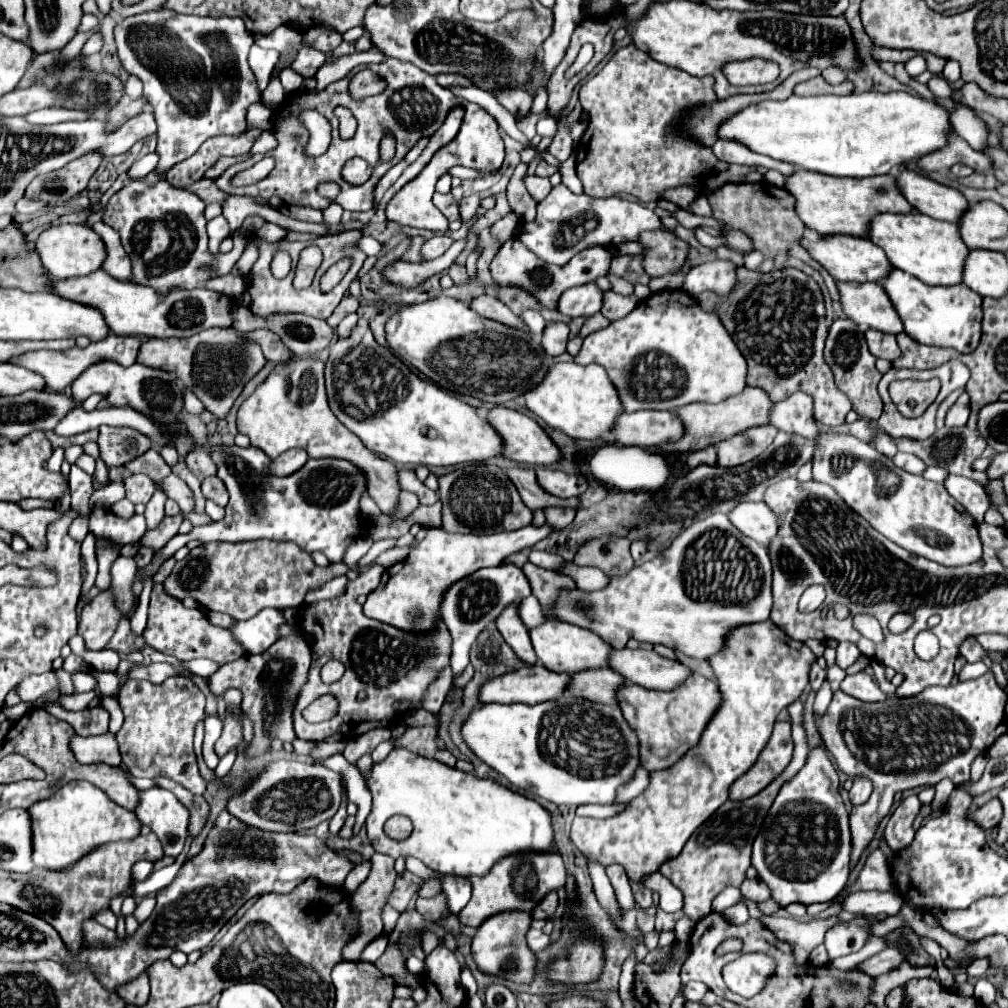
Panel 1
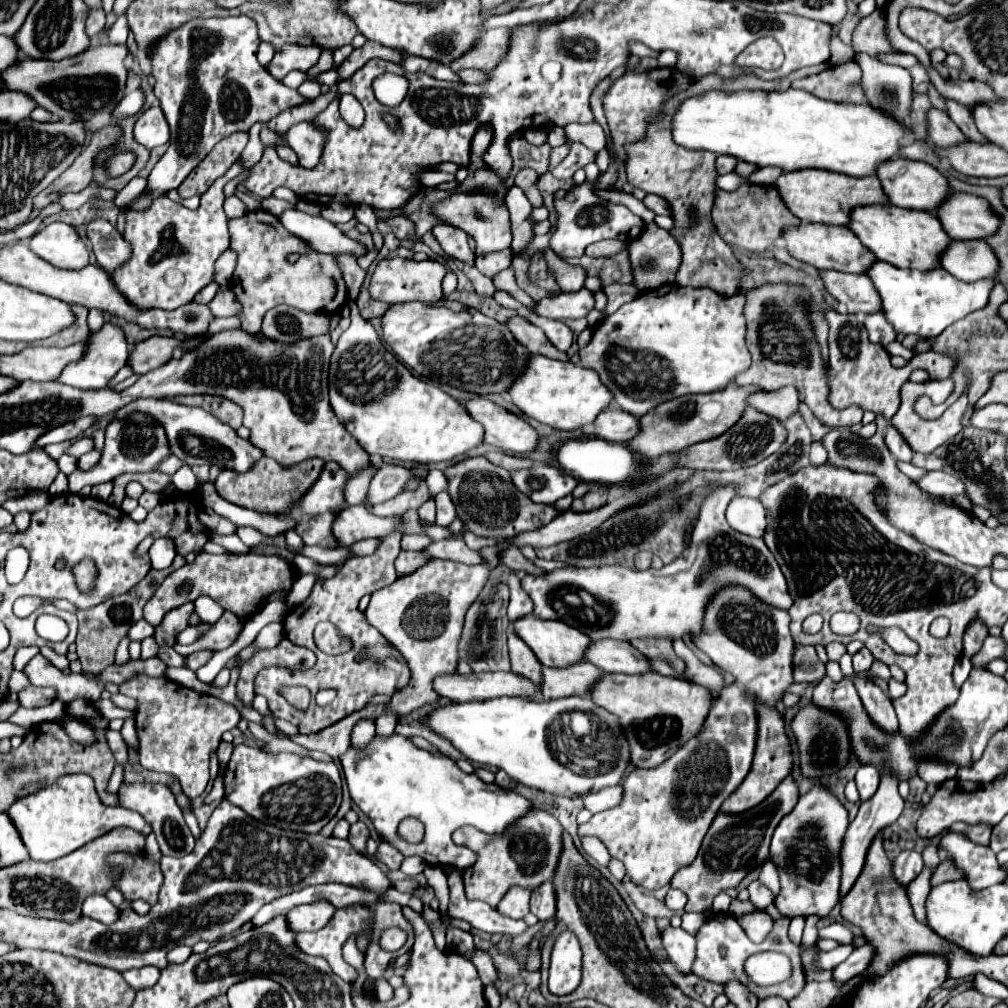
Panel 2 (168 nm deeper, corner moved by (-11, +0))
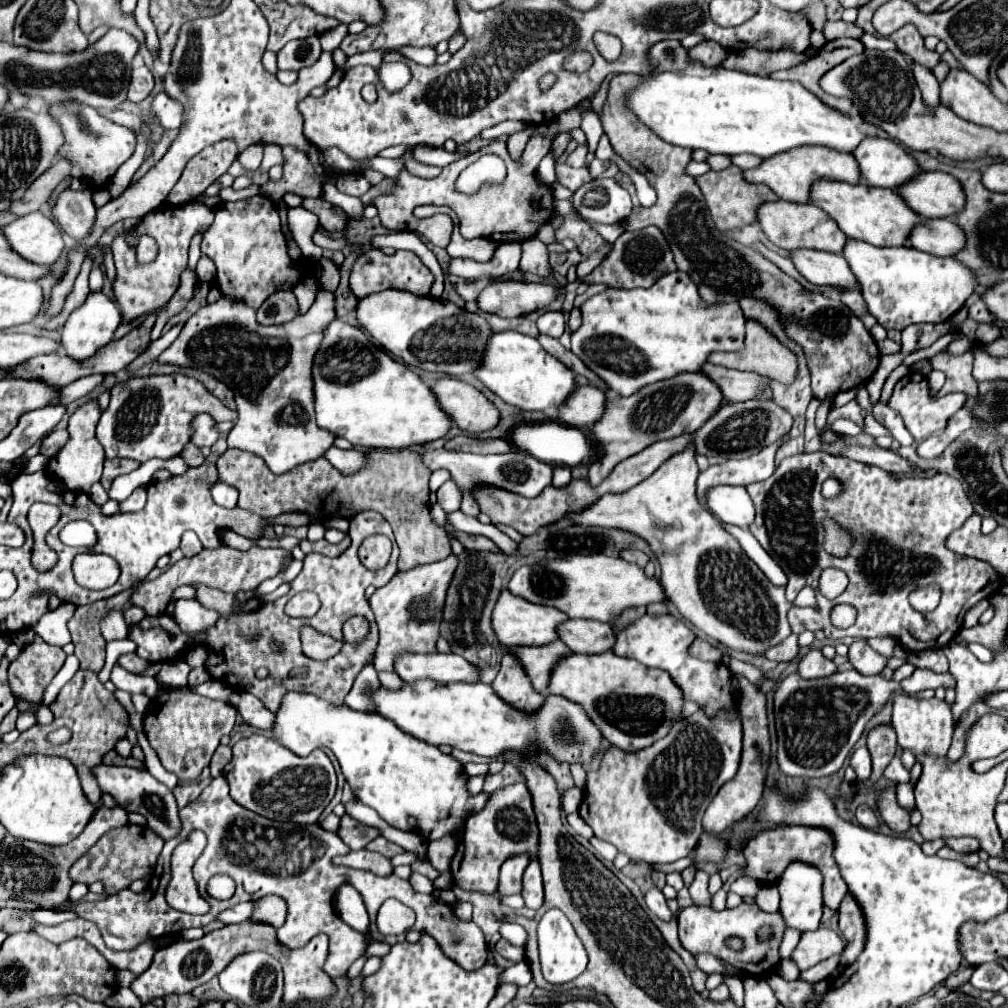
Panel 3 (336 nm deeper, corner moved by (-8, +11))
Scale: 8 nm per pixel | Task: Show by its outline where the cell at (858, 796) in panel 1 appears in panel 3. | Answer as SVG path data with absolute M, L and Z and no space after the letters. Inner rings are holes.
M858 747L852 757L850 757L850 767L856 771L858 779L868 779L872 773L872 763L870 763L870 753L866 747Z

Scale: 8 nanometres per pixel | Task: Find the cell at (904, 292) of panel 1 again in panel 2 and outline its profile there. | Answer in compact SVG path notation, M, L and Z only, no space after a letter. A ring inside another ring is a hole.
M875 262L867 276L873 280L877 292L883 300L883 314L893 324L897 334L915 334L921 338L935 338L953 322L965 318L973 310L987 306L989 292L993 288L993 280L977 280L977 282L961 282L945 270L905 270L897 266L889 266L887 262Z

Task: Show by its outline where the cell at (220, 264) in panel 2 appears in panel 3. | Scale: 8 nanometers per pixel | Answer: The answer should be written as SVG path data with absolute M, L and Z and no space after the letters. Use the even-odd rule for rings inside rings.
M202 255L200 257L200 261L198 261L198 265L196 265L196 275L198 275L198 279L200 281L212 281L214 279L214 275L216 275L216 267L214 267L214 261L210 259L210 257L206 257L206 255Z

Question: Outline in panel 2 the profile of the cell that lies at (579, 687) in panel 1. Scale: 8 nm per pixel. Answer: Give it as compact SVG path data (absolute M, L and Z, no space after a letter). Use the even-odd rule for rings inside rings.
M579 662L569 668L543 668L543 698L555 700L565 696L589 696L593 682L601 678L603 670L597 670L591 662Z

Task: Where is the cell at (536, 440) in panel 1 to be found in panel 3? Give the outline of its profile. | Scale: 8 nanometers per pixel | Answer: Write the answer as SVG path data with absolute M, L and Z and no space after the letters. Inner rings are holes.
M440 377L430 385L442 411L466 433L480 433L498 425L498 409L472 385L454 377Z

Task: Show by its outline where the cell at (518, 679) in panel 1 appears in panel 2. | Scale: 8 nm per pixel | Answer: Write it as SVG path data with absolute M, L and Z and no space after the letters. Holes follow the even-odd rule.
M473 672L469 676L439 676L435 680L435 690L453 702L489 700L497 696L523 696L535 700L541 694L541 682L533 686L533 682L525 682L525 678L517 678L517 674L511 672Z

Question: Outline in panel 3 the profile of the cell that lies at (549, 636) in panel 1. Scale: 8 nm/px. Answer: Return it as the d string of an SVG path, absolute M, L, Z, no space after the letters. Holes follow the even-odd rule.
M508 589L500 591L498 603L494 605L494 611L492 611L494 633L496 633L500 643L510 645L510 647L514 647L514 645L546 645L546 643L552 643L552 641L558 639L556 625L566 621L566 619L568 617L562 615L562 611L558 611L554 607L530 603L530 601L526 601L522 597L512 595Z

